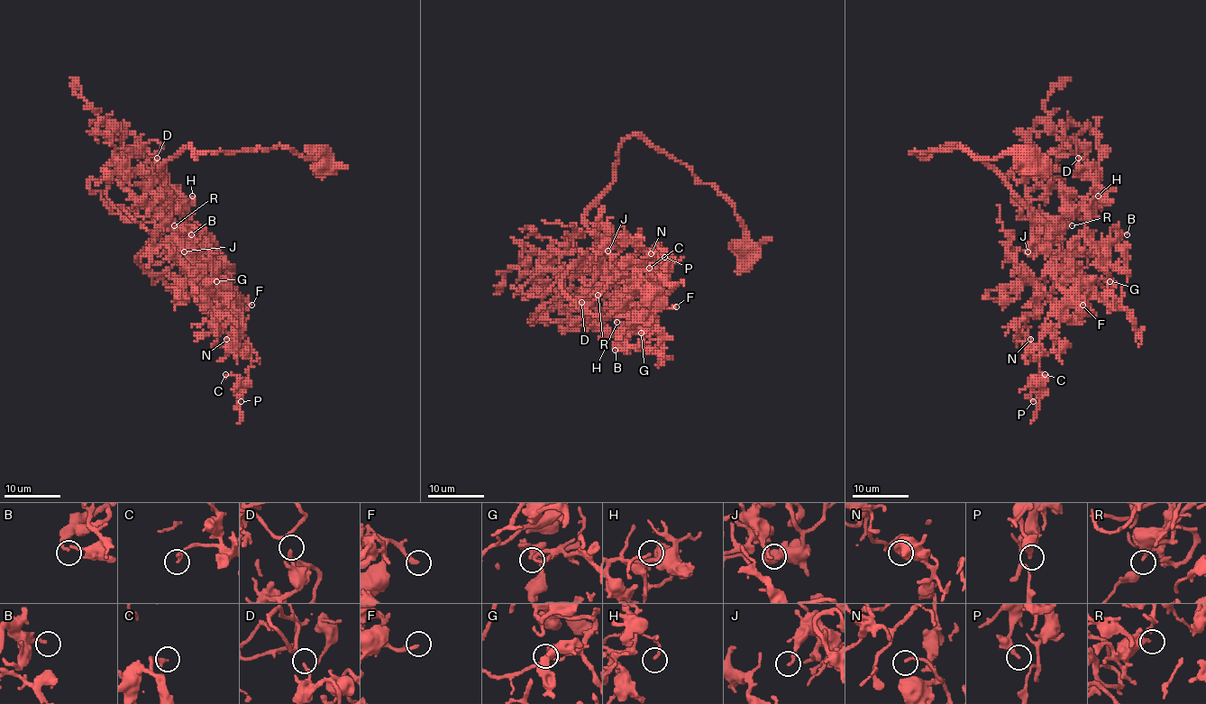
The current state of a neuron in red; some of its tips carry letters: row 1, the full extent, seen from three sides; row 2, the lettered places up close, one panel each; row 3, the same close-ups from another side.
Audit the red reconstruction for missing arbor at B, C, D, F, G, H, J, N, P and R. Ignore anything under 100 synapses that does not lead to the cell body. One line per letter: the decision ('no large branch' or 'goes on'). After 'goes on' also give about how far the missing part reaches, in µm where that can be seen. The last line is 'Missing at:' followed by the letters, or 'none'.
B: no large branch
C: no large branch
D: no large branch
F: goes on; about 30 µm are missing
G: no large branch
H: no large branch
J: no large branch
N: no large branch
P: no large branch
R: no large branch
Missing at: F

